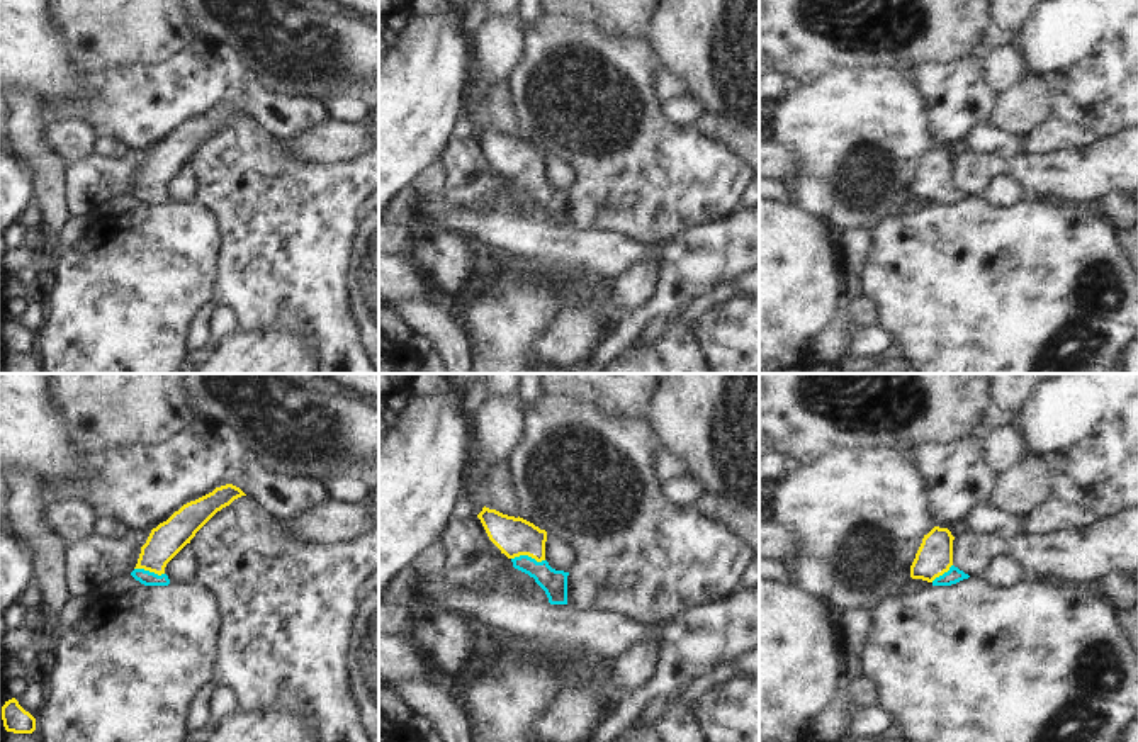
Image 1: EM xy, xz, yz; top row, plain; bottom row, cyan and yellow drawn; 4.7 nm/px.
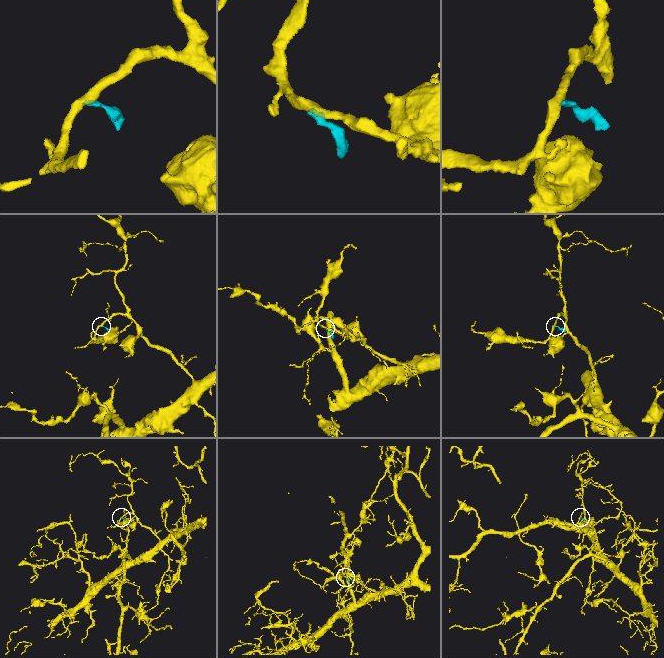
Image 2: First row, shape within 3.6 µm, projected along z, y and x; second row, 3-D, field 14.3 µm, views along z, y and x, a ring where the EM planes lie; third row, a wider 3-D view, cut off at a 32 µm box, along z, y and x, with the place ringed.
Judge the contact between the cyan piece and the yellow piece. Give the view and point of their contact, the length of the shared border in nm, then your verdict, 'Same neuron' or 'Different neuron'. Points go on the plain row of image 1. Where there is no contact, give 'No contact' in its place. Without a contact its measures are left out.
Touches cyan at xz (527, 175). Shared border 160 nm. Same neuron.

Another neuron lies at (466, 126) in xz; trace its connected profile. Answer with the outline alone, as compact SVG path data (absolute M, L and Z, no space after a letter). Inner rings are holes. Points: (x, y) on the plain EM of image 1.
M465 109L457 127L454 131L454 139L469 139L472 134L479 134L482 127L474 122L474 115Z

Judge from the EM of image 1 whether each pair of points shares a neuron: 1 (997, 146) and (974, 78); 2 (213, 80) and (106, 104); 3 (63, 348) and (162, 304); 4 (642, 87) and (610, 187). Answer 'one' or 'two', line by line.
1: two
2: one
3: one
4: one

